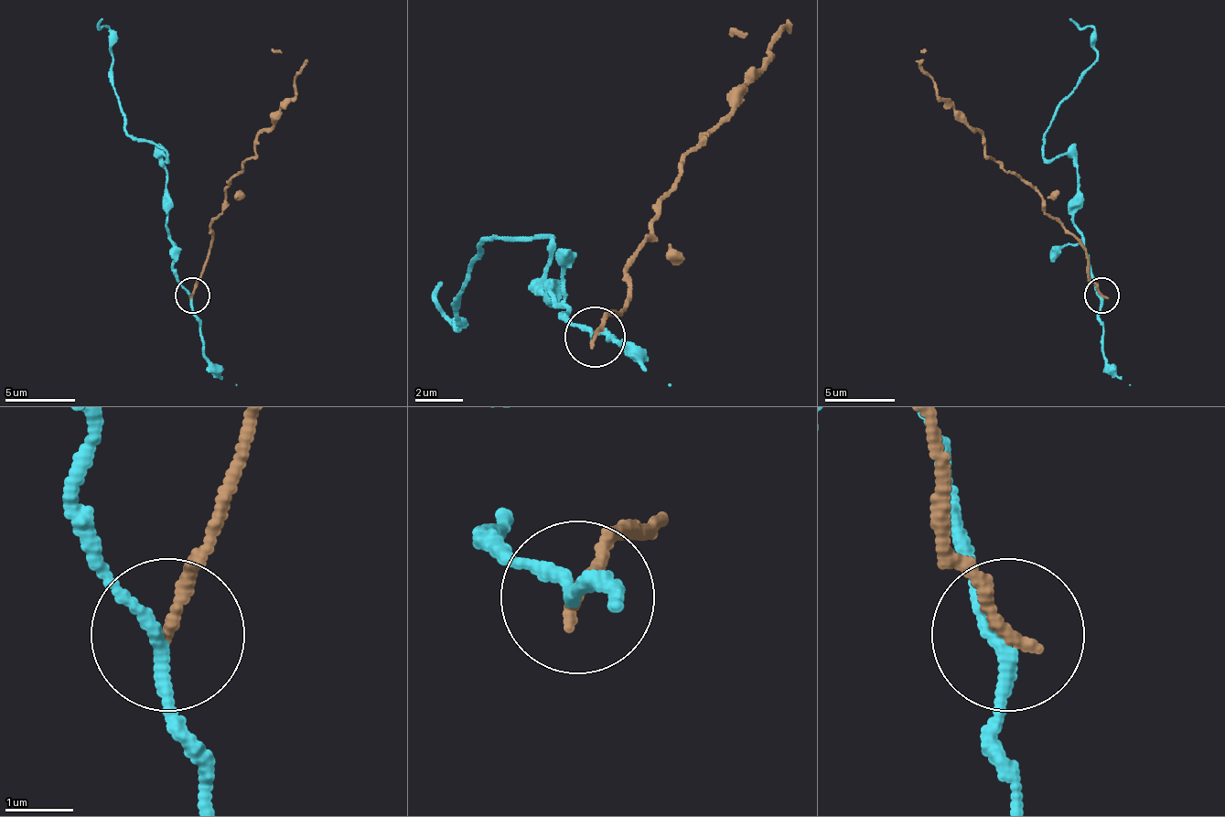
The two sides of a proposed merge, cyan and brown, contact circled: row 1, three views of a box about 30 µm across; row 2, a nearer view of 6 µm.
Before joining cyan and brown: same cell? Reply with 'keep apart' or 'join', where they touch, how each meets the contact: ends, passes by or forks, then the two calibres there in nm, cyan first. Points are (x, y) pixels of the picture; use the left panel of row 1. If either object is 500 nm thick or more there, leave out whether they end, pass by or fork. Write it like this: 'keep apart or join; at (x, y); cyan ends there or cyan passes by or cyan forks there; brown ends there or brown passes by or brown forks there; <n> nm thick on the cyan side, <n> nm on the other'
keep apart; at (192, 295); cyan passes by; brown ends there; 180 nm thick on the cyan side, 200 nm on the other

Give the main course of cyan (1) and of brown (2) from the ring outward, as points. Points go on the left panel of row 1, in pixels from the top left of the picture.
1: (191, 295), (177, 278), (177, 247), (166, 222), (166, 155), (124, 127), (111, 32), (100, 28), (103, 18)
2: (191, 295), (202, 274), (212, 222), (223, 211), (226, 183), (294, 95), (296, 70), (272, 49)

